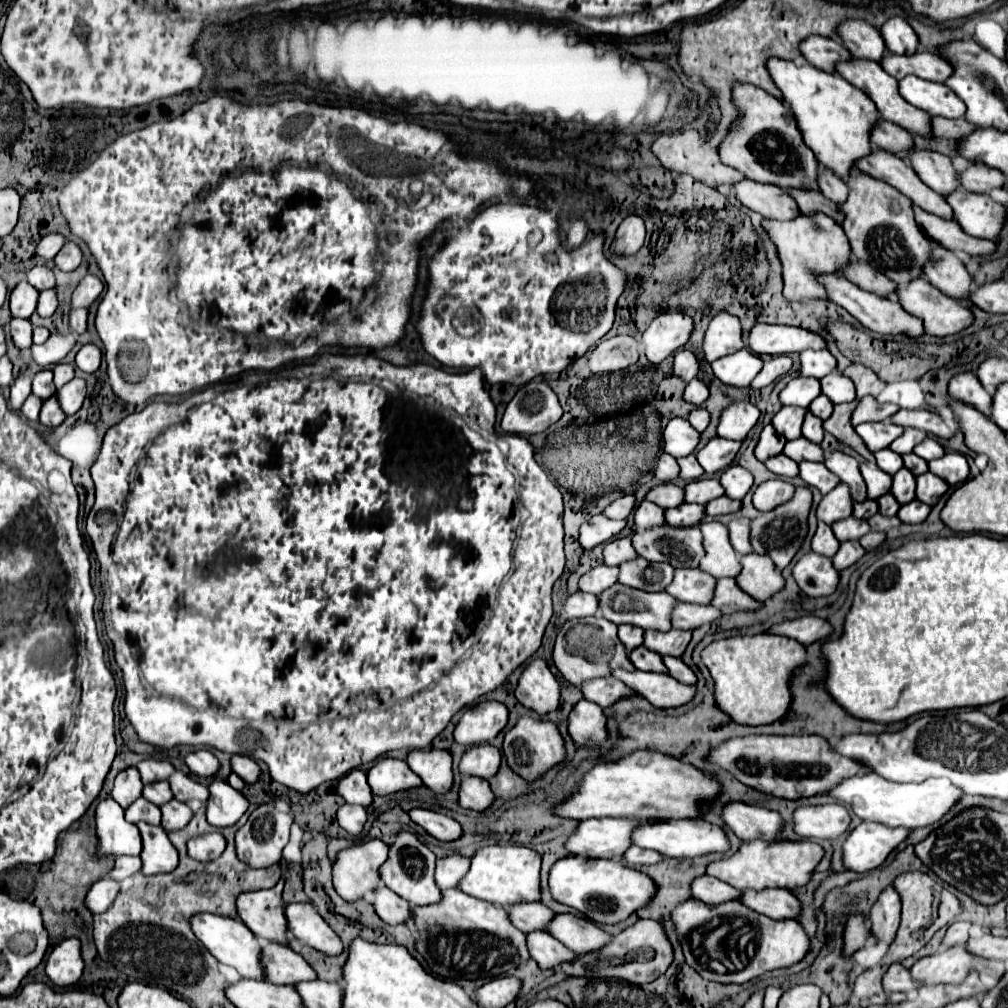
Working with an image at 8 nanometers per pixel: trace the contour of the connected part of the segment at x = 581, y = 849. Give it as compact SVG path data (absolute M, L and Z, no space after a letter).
M586 819L572 831L564 847L572 855L592 857L592 859L616 859L632 845L630 833L636 827L634 819Z

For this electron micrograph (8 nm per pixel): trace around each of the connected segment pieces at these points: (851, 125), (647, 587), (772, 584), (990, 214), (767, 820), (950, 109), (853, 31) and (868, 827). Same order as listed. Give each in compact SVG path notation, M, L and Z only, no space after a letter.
M770 57L766 69L774 85L782 93L784 105L792 111L804 143L816 153L816 159L832 169L838 177L846 177L856 159L870 153L870 127L878 119L874 103L838 73L826 73L810 63L796 65L794 61Z
M636 557L620 565L618 583L642 591L664 591L664 587L672 581L672 573L674 567L670 563L650 563Z
M748 553L740 557L740 563L742 563L742 571L736 577L736 583L752 599L764 601L784 587L782 575L776 571L772 559L768 559L766 555Z
M956 189L944 195L944 199L946 203L950 203L954 219L968 235L990 241L998 237L1006 213L1006 209L1000 203L992 201L988 195L970 193L964 189Z
M742 801L726 803L722 807L724 823L740 839L776 839L782 829L782 817L766 807L748 805Z
M908 75L906 79L898 81L900 95L914 107L930 113L930 115L942 115L948 119L962 117L966 111L966 105L942 83L918 79L916 75Z
M842 19L836 27L836 35L856 59L880 61L886 51L880 31L866 19Z
M862 821L842 845L844 867L848 871L866 873L884 863L892 849L908 835L906 829L886 827L882 823Z

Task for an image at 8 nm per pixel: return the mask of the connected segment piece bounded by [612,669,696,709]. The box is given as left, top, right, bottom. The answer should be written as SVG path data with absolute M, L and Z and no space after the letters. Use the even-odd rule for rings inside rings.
M618 669L618 671L612 671L612 677L626 683L632 691L636 691L640 697L648 699L658 709L684 705L696 693L696 689L692 685L682 685L666 673Z

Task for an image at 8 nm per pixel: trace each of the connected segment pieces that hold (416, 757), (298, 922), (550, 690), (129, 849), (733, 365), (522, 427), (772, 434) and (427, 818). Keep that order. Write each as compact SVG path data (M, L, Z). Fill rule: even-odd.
M412 749L406 757L408 767L436 793L452 787L452 757L442 749Z
M286 903L284 915L288 921L288 931L304 945L326 955L338 955L342 951L342 941L318 915L312 903Z
M536 657L524 667L514 695L524 707L528 707L540 715L546 715L546 713L558 709L560 685L558 685L556 677L552 675L552 671L548 669L548 663L540 657Z
M114 799L96 805L98 855L138 855L142 849L140 831L124 819L124 809Z
M740 349L740 351L720 357L712 363L714 375L722 383L734 385L734 387L748 387L760 369L762 369L762 359L754 353L750 353L748 349Z
M530 381L518 389L506 405L502 431L516 435L534 435L546 431L562 417L562 407L556 393L544 381Z
M766 425L762 429L762 433L760 433L760 439L758 439L758 445L754 449L754 455L756 455L758 461L764 461L764 459L768 459L772 455L782 453L784 443L786 443L786 439L782 435L778 435L772 425Z
M414 807L410 809L410 819L414 823L418 823L420 827L424 827L432 837L440 839L440 841L454 841L462 835L460 823L448 815L436 813L432 809L422 809L422 807Z

